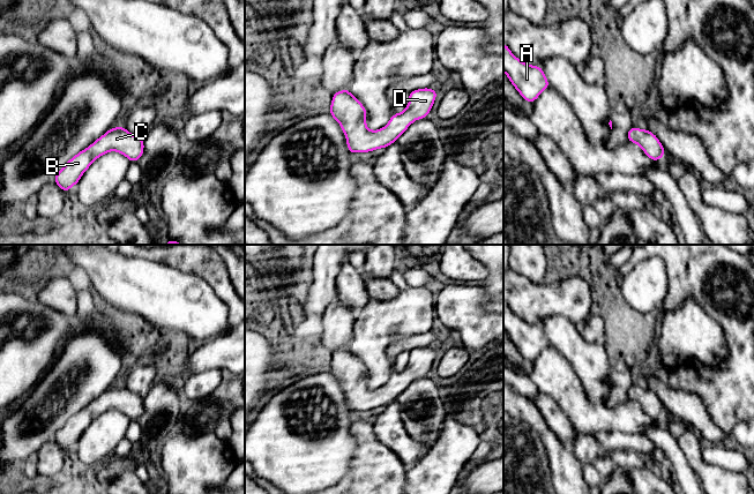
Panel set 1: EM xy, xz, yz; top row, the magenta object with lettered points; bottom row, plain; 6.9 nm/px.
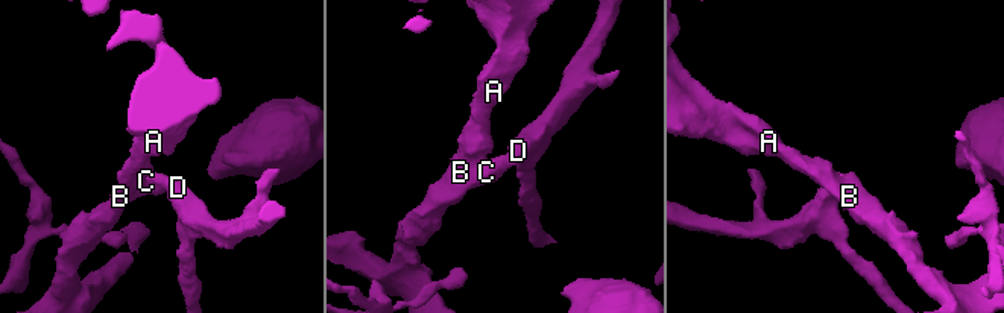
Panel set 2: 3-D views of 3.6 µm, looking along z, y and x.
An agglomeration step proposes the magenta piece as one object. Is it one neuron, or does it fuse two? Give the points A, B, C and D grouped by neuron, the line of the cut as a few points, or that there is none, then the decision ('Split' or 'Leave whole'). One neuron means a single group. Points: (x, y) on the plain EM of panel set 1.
Groups: A B C D. No split. Leave whole

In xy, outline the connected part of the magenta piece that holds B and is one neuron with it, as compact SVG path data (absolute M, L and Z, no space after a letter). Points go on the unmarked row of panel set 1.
M122 384L109 388L104 394L83 407L55 433L54 441L65 451L77 443L91 421L109 410L118 410L135 421L143 413L144 398L130 392Z

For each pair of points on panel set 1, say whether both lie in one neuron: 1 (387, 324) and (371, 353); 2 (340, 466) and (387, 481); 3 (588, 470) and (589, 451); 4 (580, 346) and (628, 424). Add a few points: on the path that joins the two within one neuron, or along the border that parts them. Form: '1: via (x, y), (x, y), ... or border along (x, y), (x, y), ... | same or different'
1: via (380, 331), (371, 341), (371, 346) | same
2: border along (356, 443), (351, 468), (337, 481) | different
3: border along (591, 462), (583, 465), (583, 479), (585, 481) | different
4: border along (582, 384), (583, 393), (590, 399), (607, 396) | different

